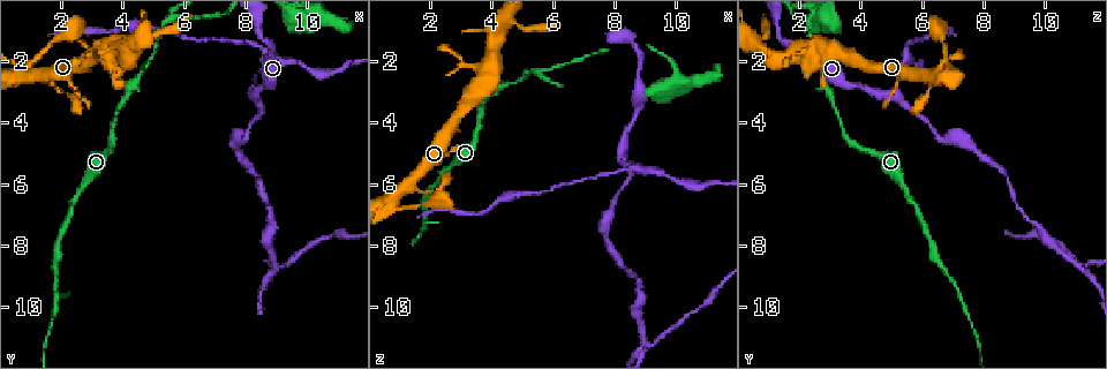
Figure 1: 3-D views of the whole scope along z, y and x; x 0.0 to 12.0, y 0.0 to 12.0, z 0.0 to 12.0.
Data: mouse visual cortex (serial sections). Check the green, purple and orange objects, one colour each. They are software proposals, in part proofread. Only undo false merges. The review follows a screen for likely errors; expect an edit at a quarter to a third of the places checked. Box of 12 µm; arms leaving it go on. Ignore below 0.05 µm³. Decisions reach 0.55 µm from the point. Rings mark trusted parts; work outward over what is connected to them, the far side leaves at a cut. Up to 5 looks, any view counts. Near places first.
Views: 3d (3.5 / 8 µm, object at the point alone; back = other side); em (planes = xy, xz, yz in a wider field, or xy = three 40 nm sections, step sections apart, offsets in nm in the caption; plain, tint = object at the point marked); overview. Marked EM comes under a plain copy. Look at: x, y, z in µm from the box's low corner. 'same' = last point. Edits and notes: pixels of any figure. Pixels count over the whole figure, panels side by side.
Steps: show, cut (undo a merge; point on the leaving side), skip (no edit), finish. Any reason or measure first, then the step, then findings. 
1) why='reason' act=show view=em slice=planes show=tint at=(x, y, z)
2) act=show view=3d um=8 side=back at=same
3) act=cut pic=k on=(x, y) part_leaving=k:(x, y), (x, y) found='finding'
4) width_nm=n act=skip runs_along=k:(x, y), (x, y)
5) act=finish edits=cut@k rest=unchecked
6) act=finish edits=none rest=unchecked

why='thin arm on a thick one' act=show view=3d um=3.5 at=(8.1, 3.1, 5.1)

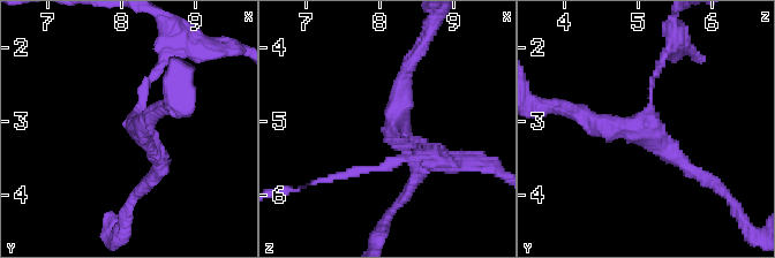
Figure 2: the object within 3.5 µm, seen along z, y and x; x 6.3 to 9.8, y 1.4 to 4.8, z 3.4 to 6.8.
why='now the EM' act=show view=em slice=xy step=5 show=tint at=(8.20, 3.10, 5.05)

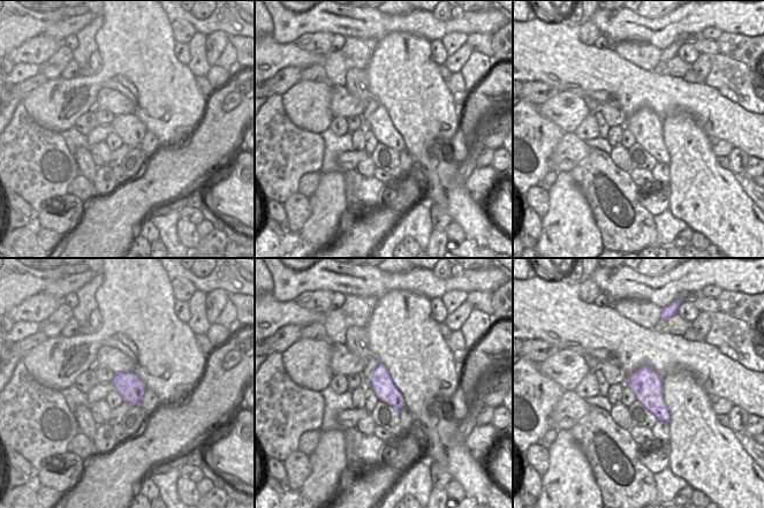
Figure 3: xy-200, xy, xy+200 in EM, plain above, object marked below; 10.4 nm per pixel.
arms=3 arm_widths_nm=100,200,200 act=cut pic=2 on=(663, 55) part_leaving=2:(652, 97), (652, 78), (675, 32) found='two cells meet here'

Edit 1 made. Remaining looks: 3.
why='four-way junction' act=show view=3d um=8 at=(3.8, 1.9, 2.4)

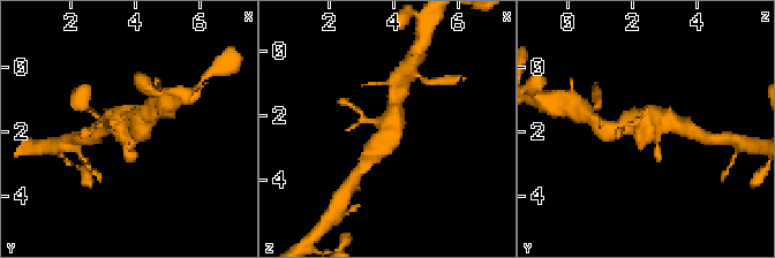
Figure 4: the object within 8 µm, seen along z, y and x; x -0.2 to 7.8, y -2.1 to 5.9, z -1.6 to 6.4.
act=show view=3d um=3.5 side=back at=(3.8, 1.9, 2.4)

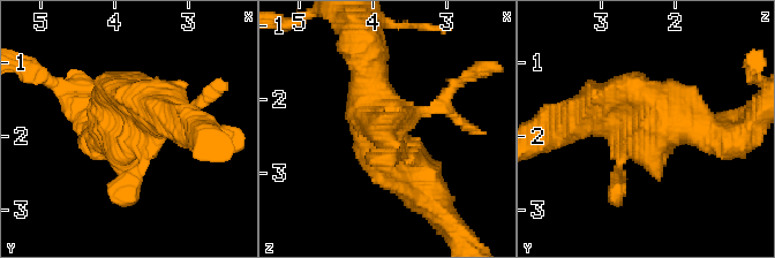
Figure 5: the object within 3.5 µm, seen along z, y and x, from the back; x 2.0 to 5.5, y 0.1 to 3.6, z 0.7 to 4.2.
why='shape alone is not enough' act=show view=em slice=xy step=1 show=tint at=(3.80, 1.90, 2.50)

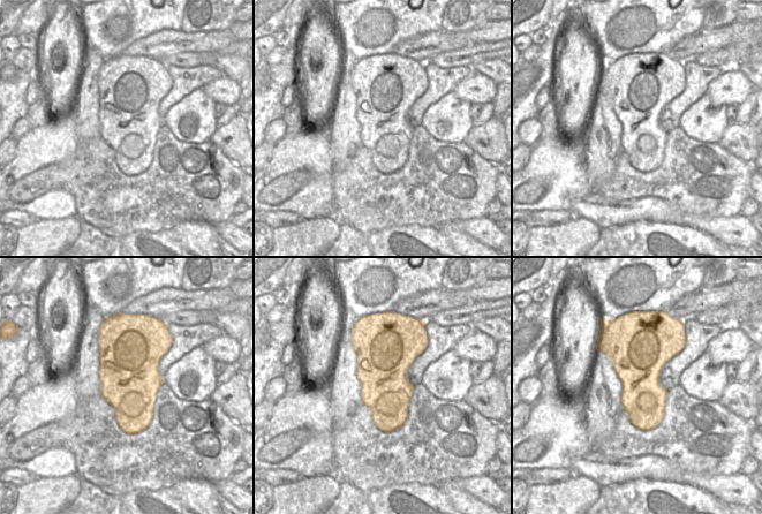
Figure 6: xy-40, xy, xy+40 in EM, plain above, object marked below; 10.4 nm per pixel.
act=skip runs_along=5:(424, 186), (371, 106), (368, 62) found='one cell here'

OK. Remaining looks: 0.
act=finish edits=cut@2 rest=unchecked

